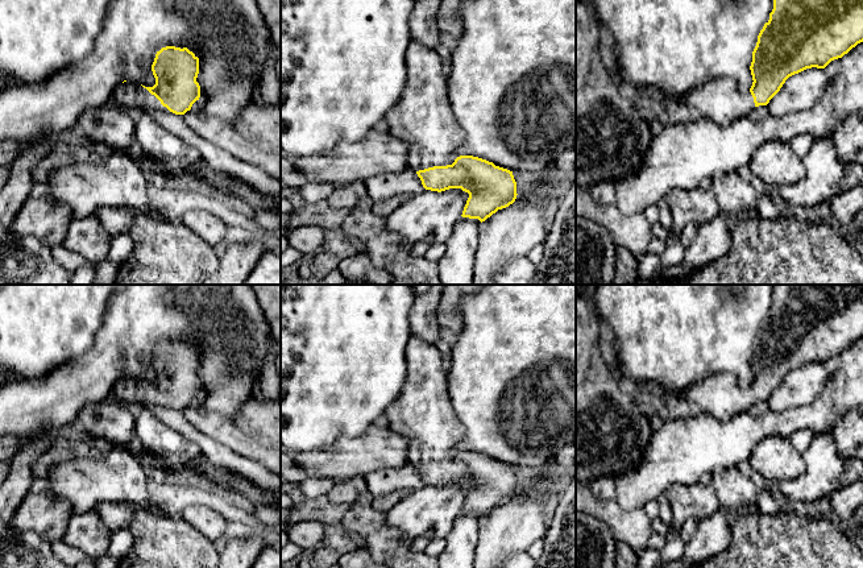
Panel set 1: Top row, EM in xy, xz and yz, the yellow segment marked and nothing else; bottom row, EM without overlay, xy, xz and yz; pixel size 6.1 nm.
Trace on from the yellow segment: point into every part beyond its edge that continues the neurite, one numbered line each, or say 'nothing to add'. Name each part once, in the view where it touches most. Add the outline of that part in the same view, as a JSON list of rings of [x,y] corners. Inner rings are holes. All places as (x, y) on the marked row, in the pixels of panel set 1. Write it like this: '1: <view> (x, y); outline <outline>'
1: xz (422, 117); outline [[[411,41],[406,51],[406,84],[399,100],[385,115],[389,133],[408,144],[407,167],[414,171],[433,166],[452,165],[457,149],[464,144],[465,133],[453,116],[448,101],[448,75],[439,54],[427,46]]]

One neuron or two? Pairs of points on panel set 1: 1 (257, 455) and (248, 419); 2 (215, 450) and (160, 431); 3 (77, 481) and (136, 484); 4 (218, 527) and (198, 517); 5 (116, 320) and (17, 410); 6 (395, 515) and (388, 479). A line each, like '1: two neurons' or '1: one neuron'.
1: two neurons
2: two neurons
3: one neuron
4: one neuron
5: one neuron
6: two neurons

